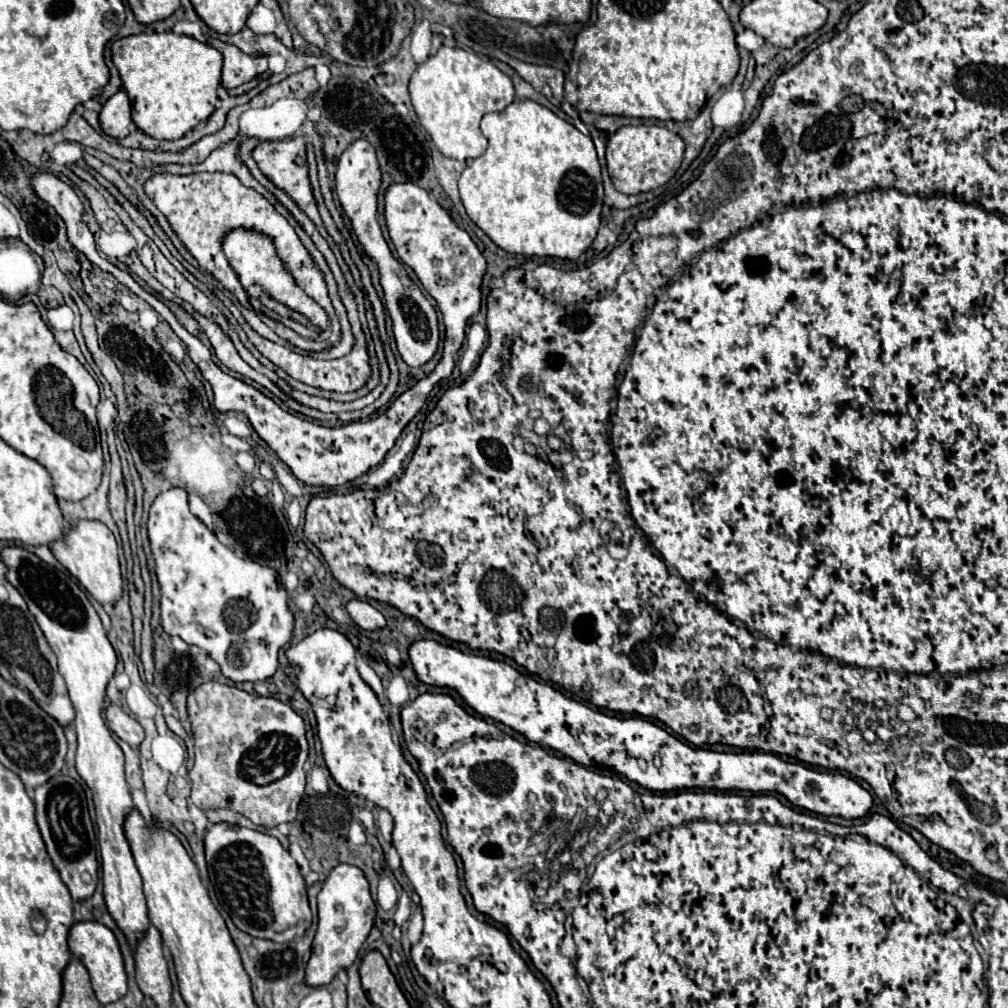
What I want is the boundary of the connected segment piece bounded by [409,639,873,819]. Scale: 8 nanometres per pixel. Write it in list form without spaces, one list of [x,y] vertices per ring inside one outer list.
[[[419,639],[409,645],[409,659],[413,663],[413,671],[421,683],[433,685],[433,687],[449,687],[455,689],[463,701],[475,709],[483,717],[491,717],[497,723],[503,723],[511,727],[513,731],[525,735],[529,741],[539,743],[541,747],[549,747],[553,751],[559,751],[561,755],[573,759],[575,763],[583,767],[603,765],[613,769],[615,773],[627,777],[629,781],[639,783],[641,787],[655,791],[655,793],[667,793],[677,789],[689,789],[689,787],[701,787],[701,789],[719,789],[719,791],[751,791],[751,793],[771,793],[777,791],[785,795],[795,807],[813,811],[817,815],[839,815],[845,819],[861,819],[867,815],[867,811],[873,805],[873,797],[867,789],[863,789],[857,781],[851,777],[845,777],[841,773],[827,773],[811,769],[797,761],[785,761],[779,755],[763,751],[745,751],[742,753],[719,753],[707,751],[707,749],[693,749],[687,743],[679,741],[665,729],[641,719],[619,719],[609,717],[597,709],[591,709],[575,699],[565,697],[561,691],[553,689],[547,683],[539,683],[537,679],[519,673],[515,667],[511,667],[505,661],[497,661],[491,657],[481,657],[473,653],[463,653],[461,649],[453,645],[445,645],[431,639]]]

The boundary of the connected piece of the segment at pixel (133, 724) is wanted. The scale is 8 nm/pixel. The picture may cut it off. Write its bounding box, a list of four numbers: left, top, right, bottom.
[105,705,143,751]

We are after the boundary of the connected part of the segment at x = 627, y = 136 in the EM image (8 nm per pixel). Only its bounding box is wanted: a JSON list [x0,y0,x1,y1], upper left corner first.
[607,125,685,195]

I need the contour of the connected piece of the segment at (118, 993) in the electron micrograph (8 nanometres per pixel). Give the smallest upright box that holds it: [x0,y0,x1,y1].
[69,921,127,1005]

